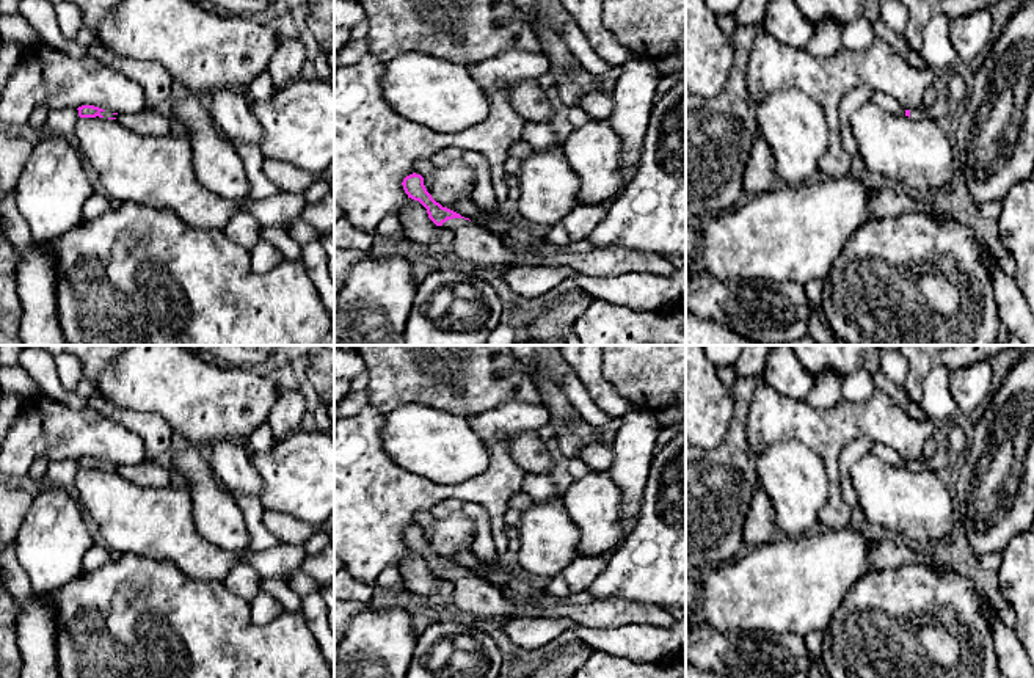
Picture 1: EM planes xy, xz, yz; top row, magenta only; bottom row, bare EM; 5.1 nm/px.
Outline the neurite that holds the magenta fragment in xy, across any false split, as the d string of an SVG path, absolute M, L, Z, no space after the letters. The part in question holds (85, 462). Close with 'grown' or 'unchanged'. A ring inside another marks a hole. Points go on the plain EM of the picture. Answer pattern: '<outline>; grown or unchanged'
M82 457L77 461L78 461L80 469L96 469L96 468L99 468L99 469L116 471L116 466L118 466L118 465L111 465L111 463L102 461L102 460L94 458L94 457Z; grown

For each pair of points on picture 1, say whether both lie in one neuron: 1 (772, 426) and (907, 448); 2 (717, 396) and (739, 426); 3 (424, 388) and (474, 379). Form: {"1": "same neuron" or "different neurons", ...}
{"1": "same neuron", "2": "different neurons", "3": "same neuron"}

